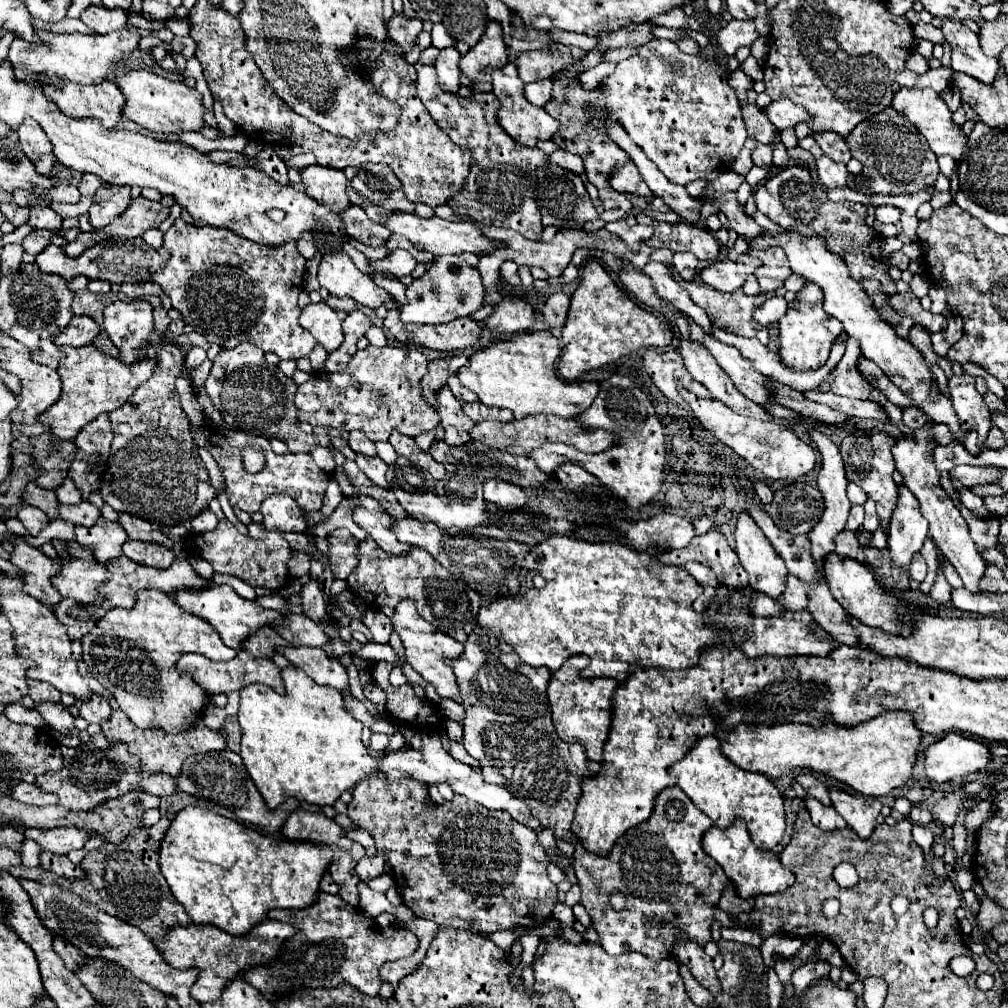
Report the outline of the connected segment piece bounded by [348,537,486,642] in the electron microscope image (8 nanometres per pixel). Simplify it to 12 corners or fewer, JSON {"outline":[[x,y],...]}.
{"outline":[[359,543],[350,590],[370,606],[412,598],[458,642],[484,598],[426,550]]}

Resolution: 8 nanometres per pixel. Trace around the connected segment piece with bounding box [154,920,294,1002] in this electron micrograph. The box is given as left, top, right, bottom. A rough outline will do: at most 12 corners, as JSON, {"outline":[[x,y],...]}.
{"outline":[[262,920],[244,936],[172,926],[160,956],[198,968],[190,994],[220,998],[242,970],[276,956],[290,924]]}

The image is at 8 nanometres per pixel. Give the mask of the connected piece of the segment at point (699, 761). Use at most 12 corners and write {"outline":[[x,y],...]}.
{"outline":[[716,736],[668,772],[718,828],[744,818],[758,848],[786,828],[782,794],[736,768]]}

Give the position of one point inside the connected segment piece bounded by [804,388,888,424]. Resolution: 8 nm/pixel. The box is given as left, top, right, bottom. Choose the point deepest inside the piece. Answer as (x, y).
(854, 408)

